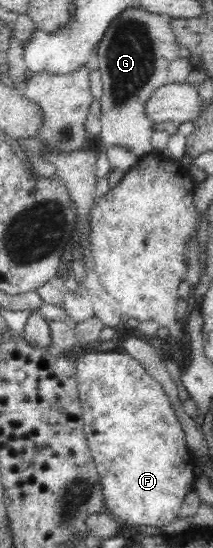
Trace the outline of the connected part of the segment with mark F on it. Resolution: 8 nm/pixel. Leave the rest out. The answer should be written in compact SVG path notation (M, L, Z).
M115 351L86 353L76 360L76 364L77 386L84 419L83 431L87 434L88 446L91 455L94 457L98 474L100 475L101 489L103 490L106 506L108 506L107 510L112 513L112 517L124 526L140 525L161 528L165 524L176 520L176 518L179 517L179 510L182 508L182 502L184 502L186 494L194 489L194 482L196 482L197 477L197 474L194 472L196 462L191 456L186 442L185 432L183 431L178 417L175 415L164 387L150 376L150 373L144 369L142 363L132 358L128 353L119 353Z

